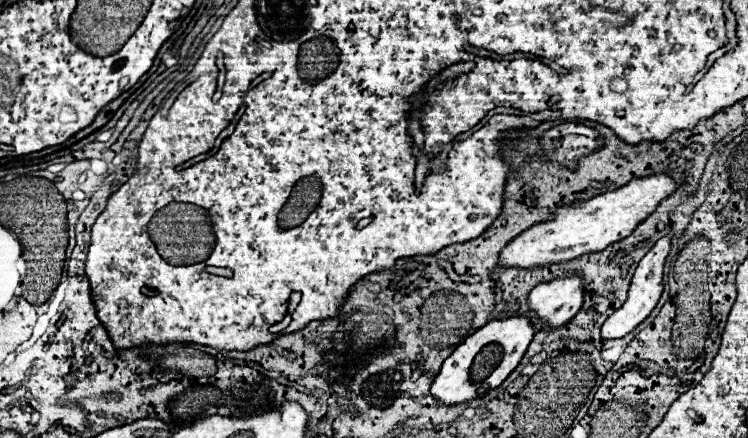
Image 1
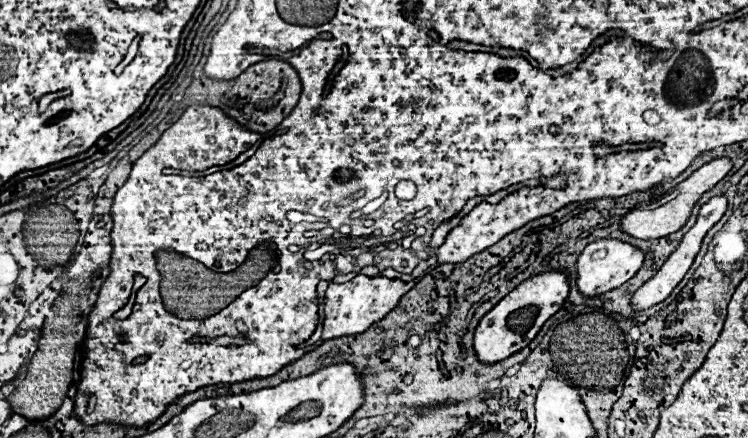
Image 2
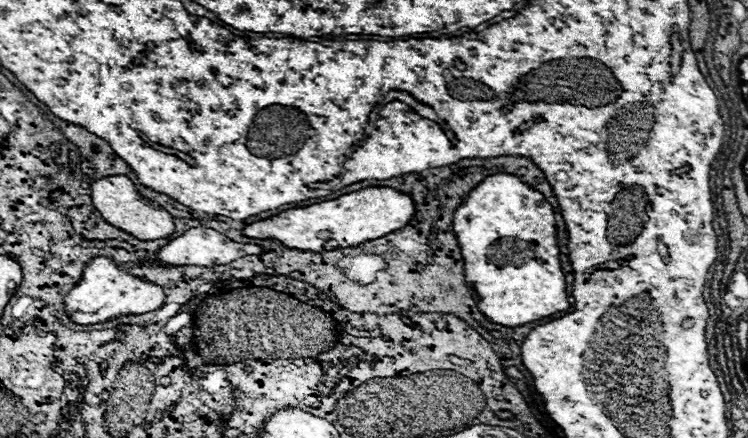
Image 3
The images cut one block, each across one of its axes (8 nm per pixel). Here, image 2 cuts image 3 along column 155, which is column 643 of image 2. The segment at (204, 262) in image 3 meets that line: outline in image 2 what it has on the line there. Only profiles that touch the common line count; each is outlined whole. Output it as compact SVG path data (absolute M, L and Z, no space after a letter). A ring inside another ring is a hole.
M604 238L604 240L590 242L576 260L578 292L584 298L602 296L604 292L610 292L610 290L622 286L624 282L628 282L642 268L642 262L644 262L644 254L638 248L634 248L626 242L620 242L620 240L614 240L614 238Z

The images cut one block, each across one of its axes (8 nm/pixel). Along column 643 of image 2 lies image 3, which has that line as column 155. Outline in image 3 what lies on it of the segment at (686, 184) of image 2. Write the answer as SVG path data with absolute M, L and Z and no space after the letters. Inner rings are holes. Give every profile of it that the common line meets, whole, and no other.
M106 176L100 178L92 184L90 188L92 196L92 206L100 212L100 216L114 228L128 232L130 236L138 240L158 240L166 238L174 232L174 222L172 216L160 208L158 204L148 204L134 188L134 184L126 176Z

